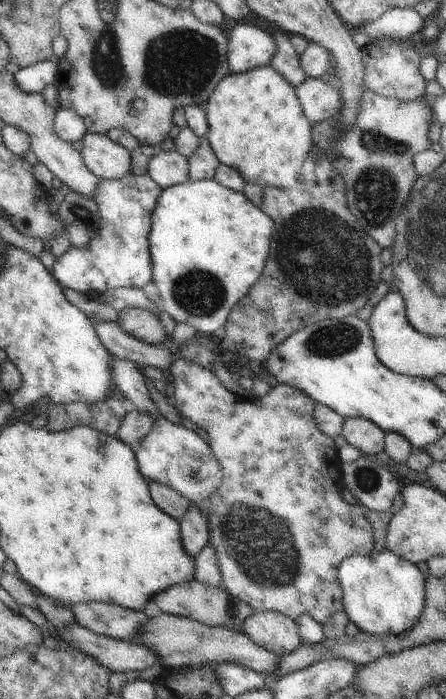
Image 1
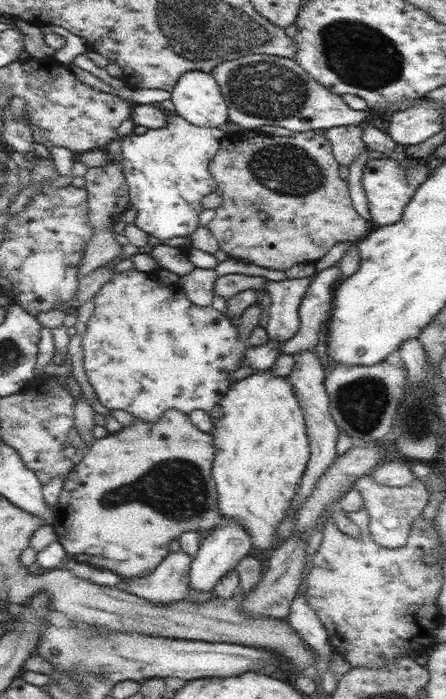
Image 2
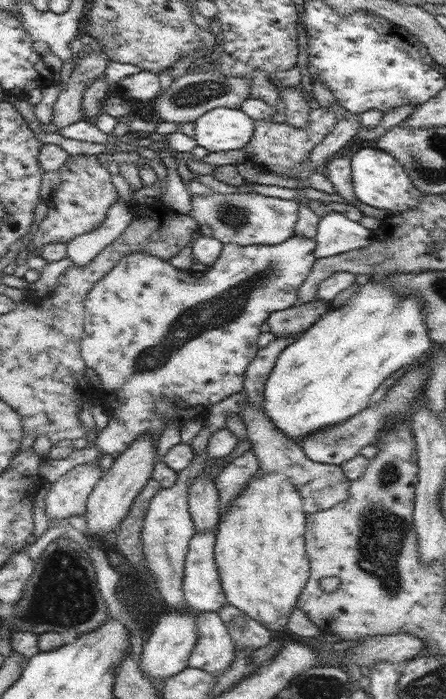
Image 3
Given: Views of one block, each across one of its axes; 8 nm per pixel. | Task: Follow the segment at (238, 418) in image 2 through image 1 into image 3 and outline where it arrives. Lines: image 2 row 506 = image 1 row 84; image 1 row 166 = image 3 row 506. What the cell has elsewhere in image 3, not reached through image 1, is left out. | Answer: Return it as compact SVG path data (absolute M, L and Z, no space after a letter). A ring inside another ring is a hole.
M260 470L255 474L255 480L246 487L246 490L244 490L236 500L233 500L231 506L228 507L228 512L226 512L224 516L220 516L214 552L219 578L221 579L222 589L224 590L224 597L228 604L242 610L242 612L245 612L250 618L257 620L271 631L282 631L284 628L289 627L289 618L296 609L298 597L300 597L300 593L302 593L304 586L308 583L308 579L310 579L309 558L305 551L305 515L302 497L293 487L291 480L284 475L264 474L263 471Z

